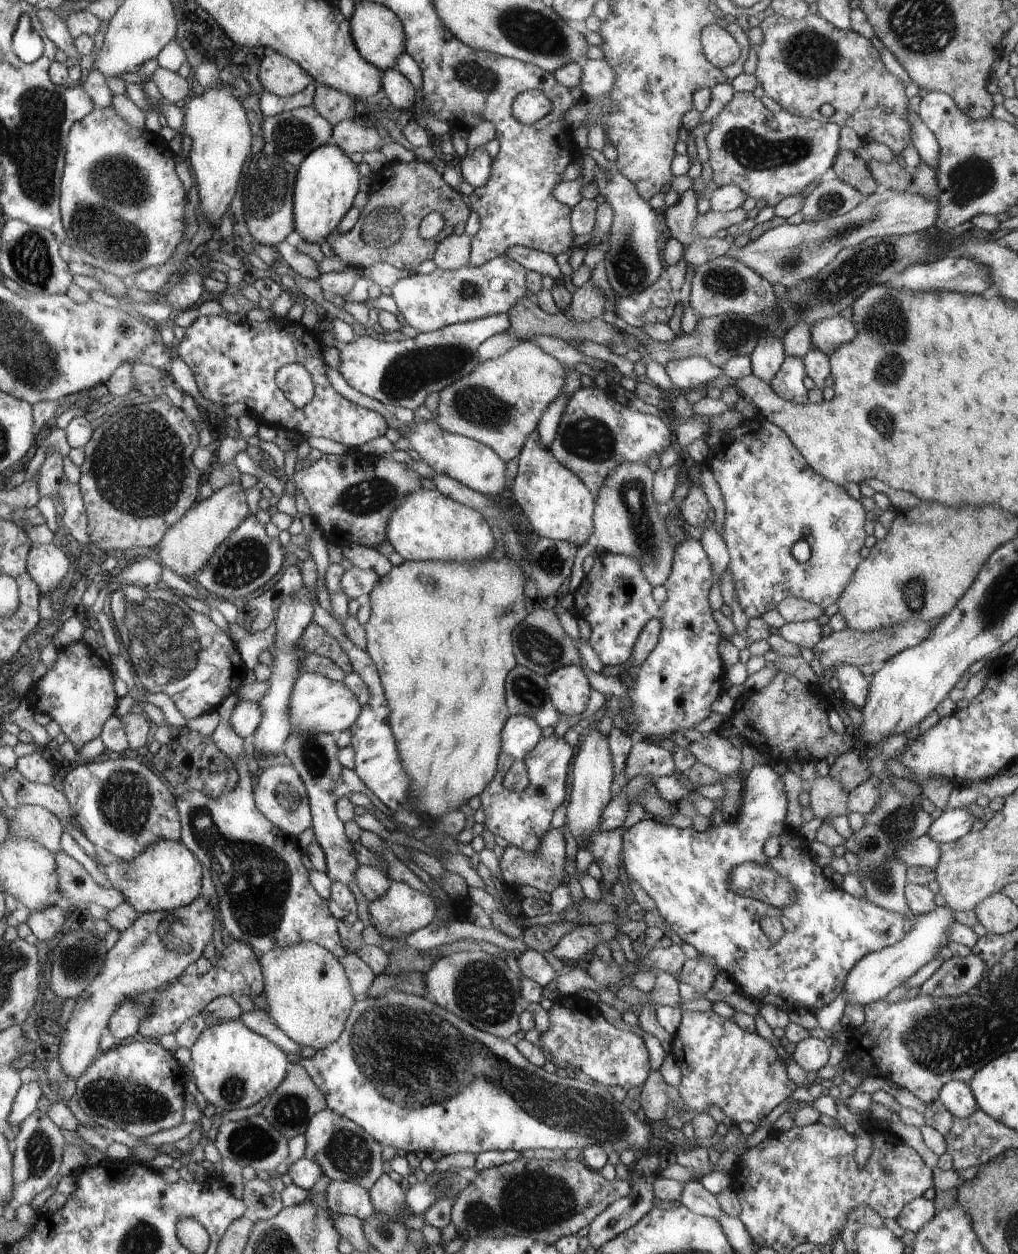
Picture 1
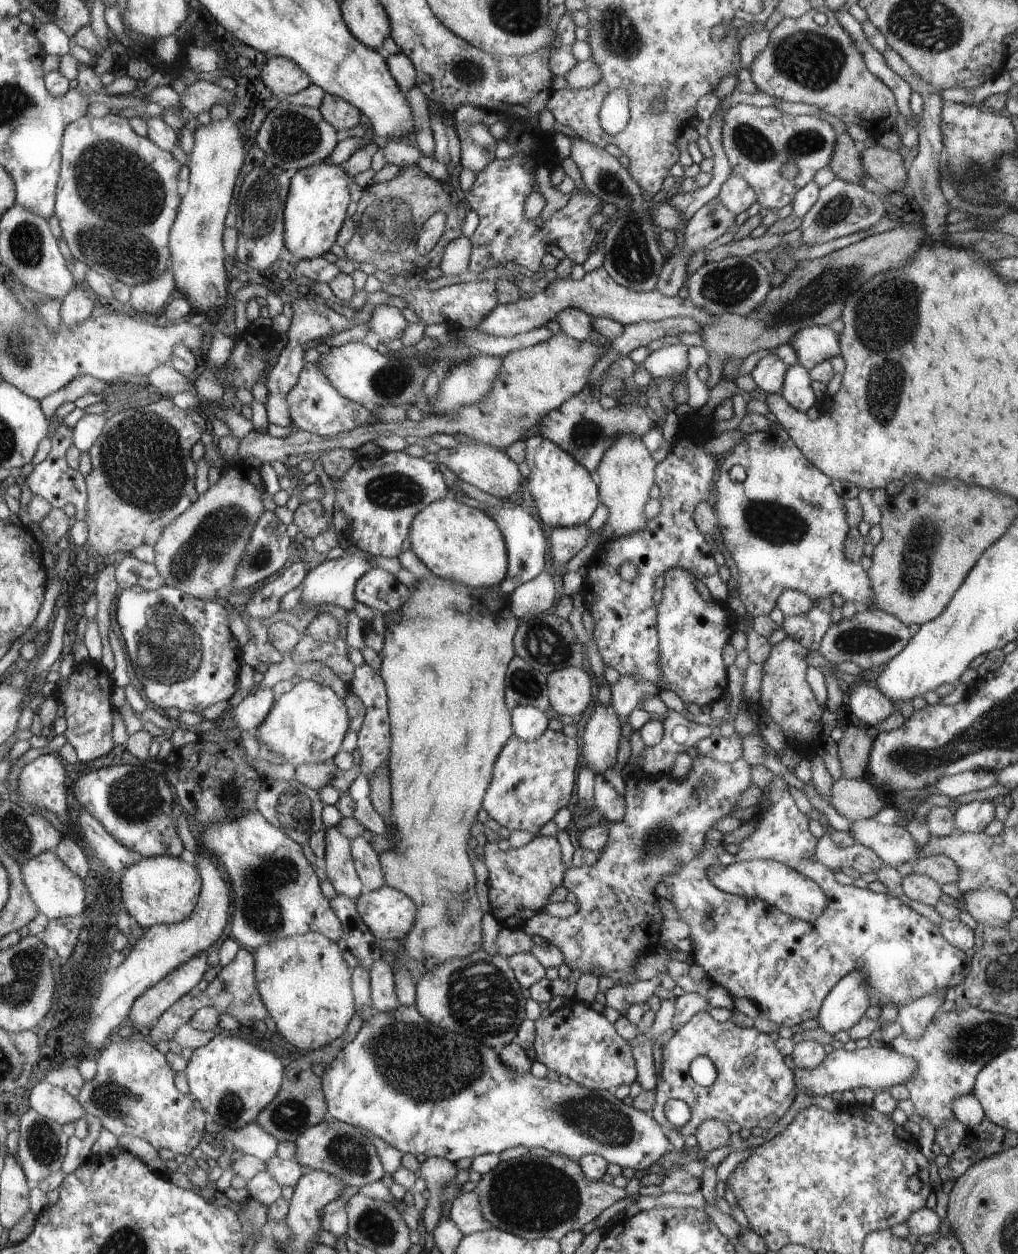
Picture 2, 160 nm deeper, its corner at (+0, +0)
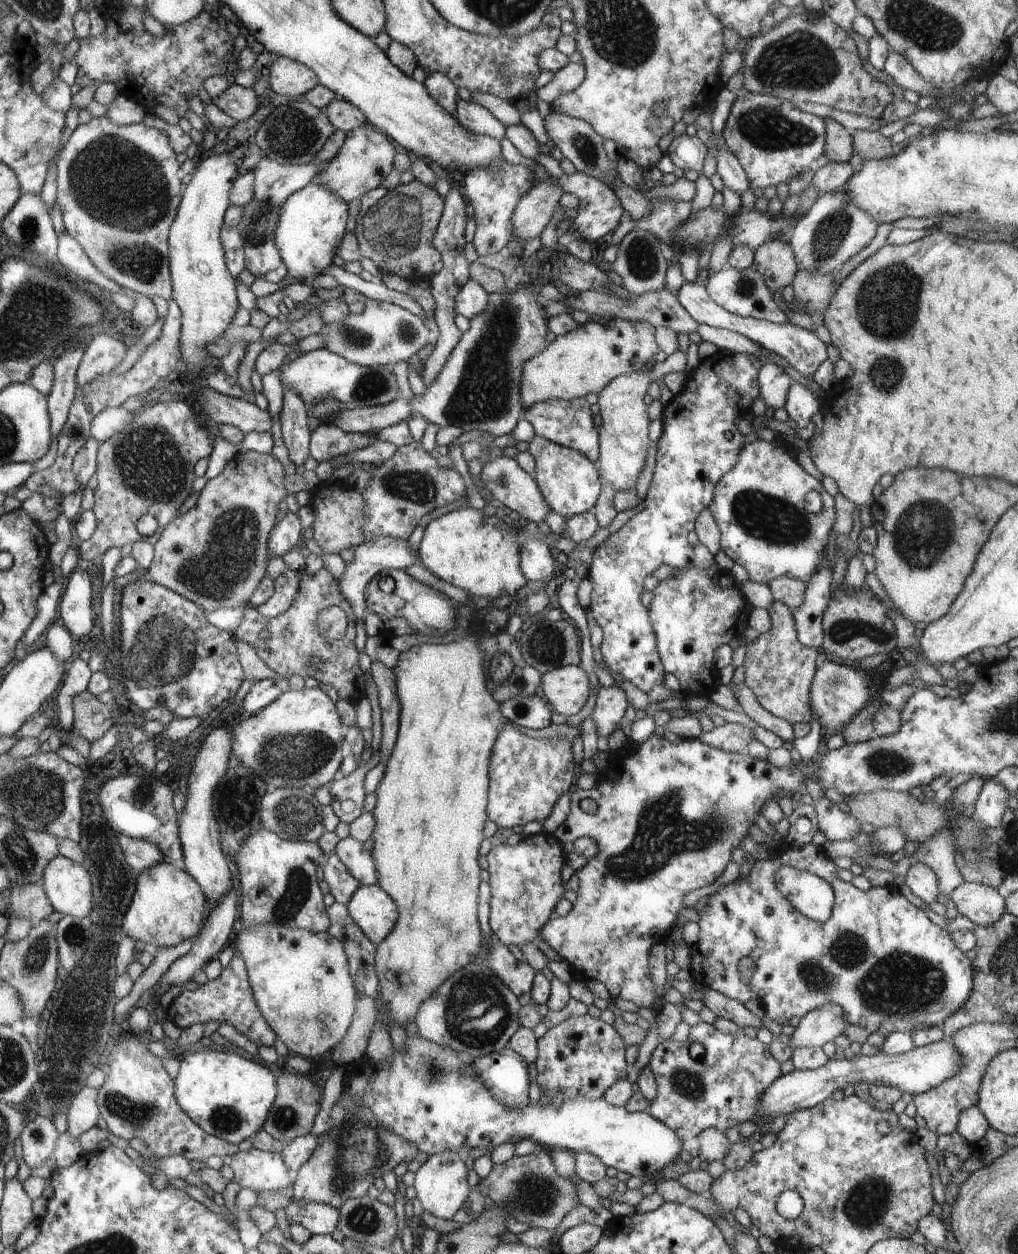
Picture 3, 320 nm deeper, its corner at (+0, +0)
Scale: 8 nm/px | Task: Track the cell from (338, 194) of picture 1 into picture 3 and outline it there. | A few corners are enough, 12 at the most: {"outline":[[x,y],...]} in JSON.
{"outline":[[318,176],[281,205],[275,244],[289,277],[334,262],[348,202]]}

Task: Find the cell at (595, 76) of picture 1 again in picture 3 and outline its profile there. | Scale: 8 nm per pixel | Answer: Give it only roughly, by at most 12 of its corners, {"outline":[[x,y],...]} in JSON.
{"outline":[[569,62],[534,97],[549,105],[586,78],[584,64]]}

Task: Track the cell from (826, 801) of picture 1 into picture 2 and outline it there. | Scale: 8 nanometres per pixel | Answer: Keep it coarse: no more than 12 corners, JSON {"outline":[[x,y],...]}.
{"outline":[[864,779],[833,781],[830,804],[849,821],[874,819],[888,794]]}

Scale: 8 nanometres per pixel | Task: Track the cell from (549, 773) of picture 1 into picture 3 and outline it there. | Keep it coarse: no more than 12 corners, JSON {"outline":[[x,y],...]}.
{"outline":[[513,723],[494,746],[489,818],[546,820],[576,778],[570,740]]}

